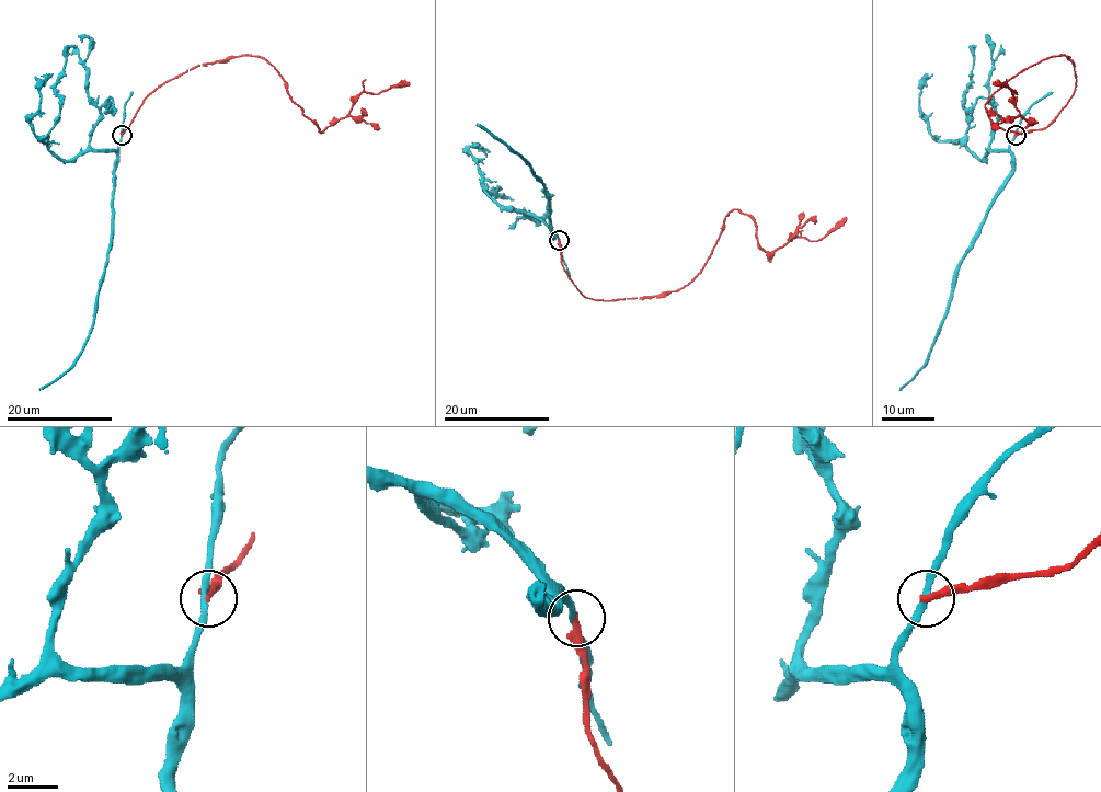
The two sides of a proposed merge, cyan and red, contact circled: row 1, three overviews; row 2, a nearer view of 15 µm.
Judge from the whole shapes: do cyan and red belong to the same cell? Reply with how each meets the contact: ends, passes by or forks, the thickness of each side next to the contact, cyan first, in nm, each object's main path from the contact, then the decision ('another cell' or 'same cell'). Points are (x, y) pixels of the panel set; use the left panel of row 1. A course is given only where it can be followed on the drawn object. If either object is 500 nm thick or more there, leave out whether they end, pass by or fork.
cyan passes by; red ends there; 260 nm thick on the cyan side, 320 nm on the other; cyan runs (121, 135), (114, 178), (113, 236), (94, 319), (78, 360), (38, 389); red runs (123, 135), (165, 82), (243, 56), (259, 56), (277, 70), (322, 133), (362, 92), (410, 83); another cell

